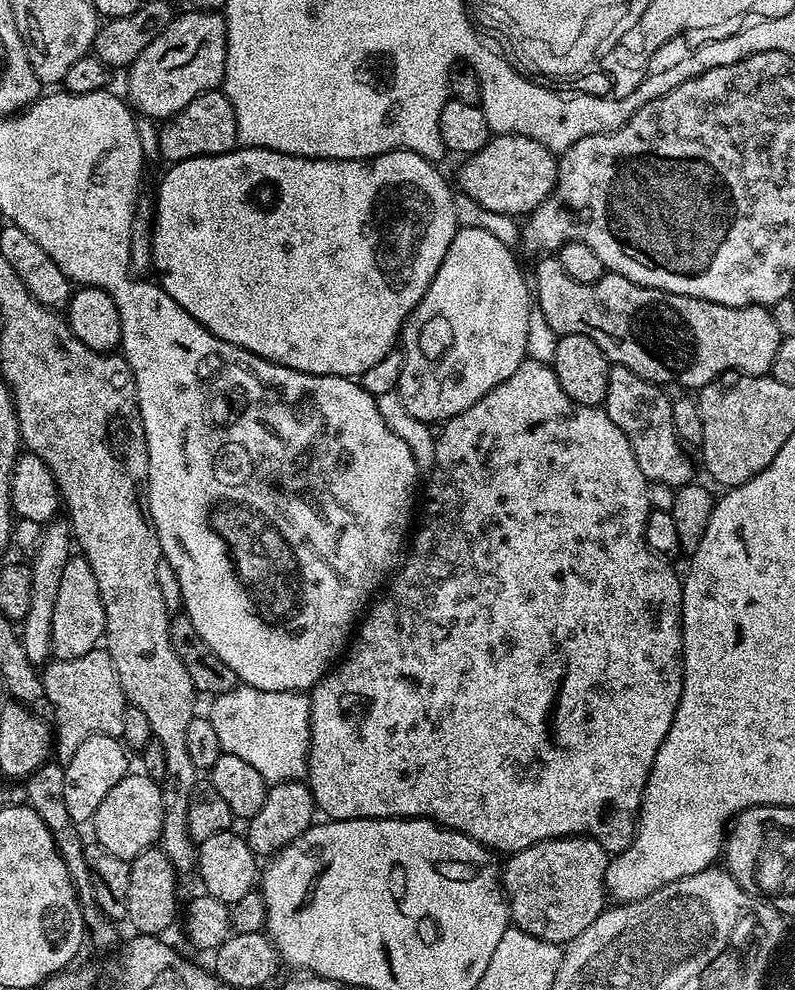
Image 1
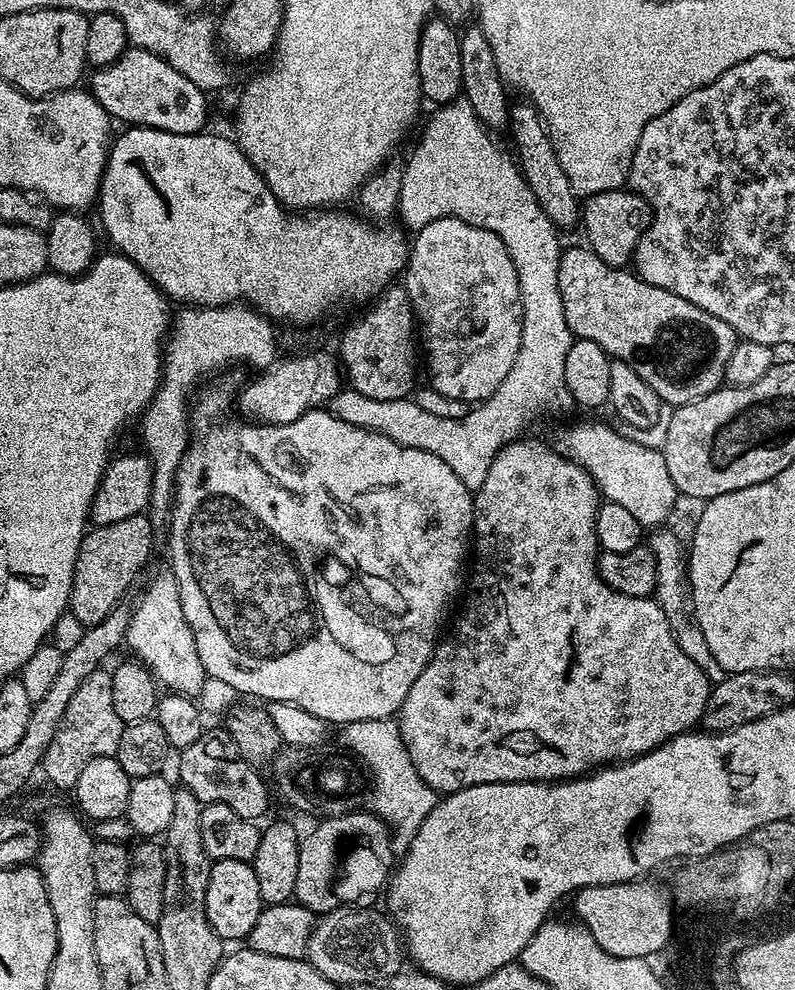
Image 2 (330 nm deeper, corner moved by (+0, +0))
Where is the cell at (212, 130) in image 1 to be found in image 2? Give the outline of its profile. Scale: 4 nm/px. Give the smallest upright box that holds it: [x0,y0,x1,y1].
[91,47,209,136]

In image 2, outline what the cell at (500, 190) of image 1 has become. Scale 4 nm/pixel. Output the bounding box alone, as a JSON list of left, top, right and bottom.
[582,188,652,268]

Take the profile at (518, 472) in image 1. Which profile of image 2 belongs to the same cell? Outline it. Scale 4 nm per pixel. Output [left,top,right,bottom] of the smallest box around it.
[398,438,713,794]

